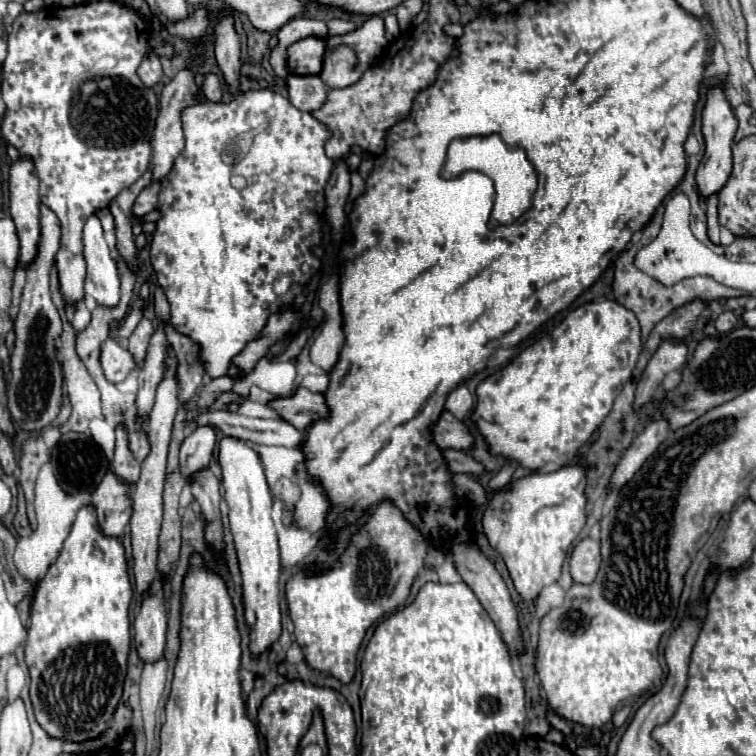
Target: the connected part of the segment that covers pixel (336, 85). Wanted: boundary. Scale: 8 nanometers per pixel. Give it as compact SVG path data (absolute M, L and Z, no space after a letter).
M378 15L366 19L358 29L354 29L350 33L328 37L320 79L330 89L340 89L340 87L348 87L348 85L356 83L362 77L362 73L382 57L386 45L388 45L388 41L384 37L384 19Z

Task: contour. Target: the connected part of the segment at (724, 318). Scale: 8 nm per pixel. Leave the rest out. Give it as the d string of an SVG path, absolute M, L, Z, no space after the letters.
M724 311L716 321L714 321L714 327L720 331L720 333L726 333L726 331L730 331L730 329L734 329L734 325L736 325L736 315L732 313L732 311Z

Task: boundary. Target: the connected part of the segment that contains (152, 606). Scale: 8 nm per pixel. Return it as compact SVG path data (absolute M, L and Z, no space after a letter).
M158 577L144 595L140 613L134 621L134 641L142 663L156 663L166 647L166 595L164 581Z

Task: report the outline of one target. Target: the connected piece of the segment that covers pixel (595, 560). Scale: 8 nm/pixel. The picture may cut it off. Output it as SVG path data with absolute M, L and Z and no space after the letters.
M582 539L570 553L570 575L574 583L592 583L600 567L600 543Z

